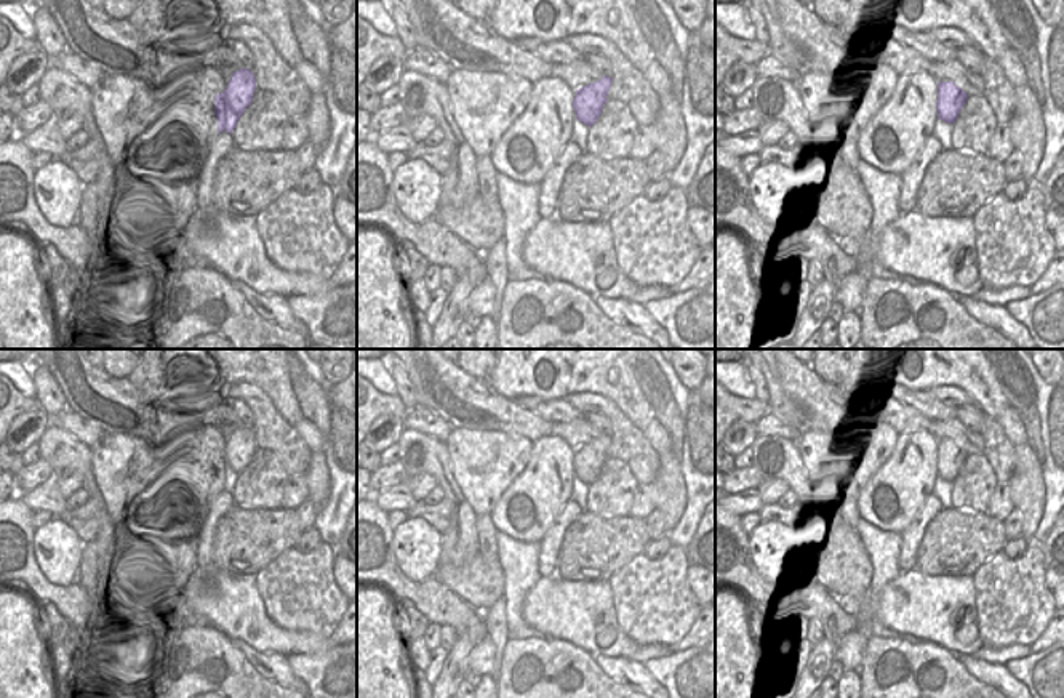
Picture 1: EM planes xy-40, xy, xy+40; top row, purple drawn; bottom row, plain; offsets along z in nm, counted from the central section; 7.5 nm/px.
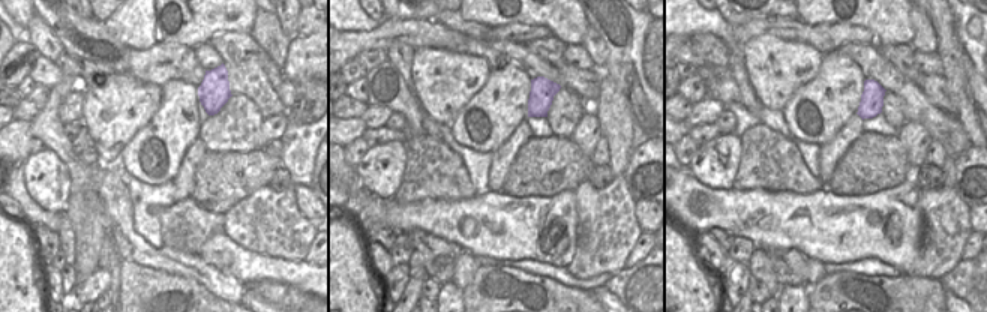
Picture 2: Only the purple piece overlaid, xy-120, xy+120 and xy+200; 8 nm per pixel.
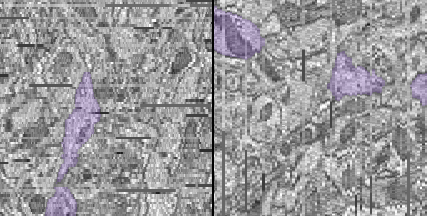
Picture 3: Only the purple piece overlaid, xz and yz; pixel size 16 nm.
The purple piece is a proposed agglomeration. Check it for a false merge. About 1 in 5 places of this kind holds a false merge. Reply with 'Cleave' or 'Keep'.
Keep.

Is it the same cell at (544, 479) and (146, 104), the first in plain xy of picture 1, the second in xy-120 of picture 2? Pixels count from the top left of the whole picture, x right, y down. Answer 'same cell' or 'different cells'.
different cells

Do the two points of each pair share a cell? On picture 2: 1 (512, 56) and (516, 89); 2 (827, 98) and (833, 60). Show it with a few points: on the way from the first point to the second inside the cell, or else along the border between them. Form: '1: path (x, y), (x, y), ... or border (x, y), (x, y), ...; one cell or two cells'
1: border (492, 68), (516, 63), (533, 78); two cells
2: path (833, 89), (833, 69); one cell

